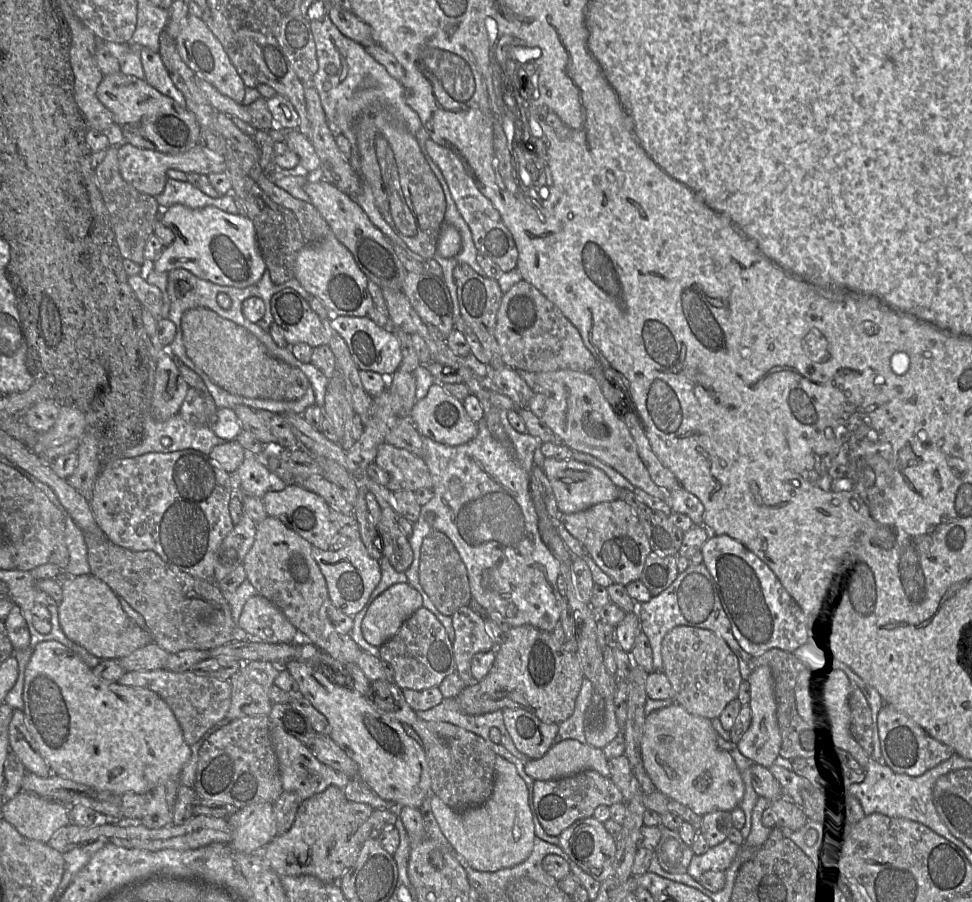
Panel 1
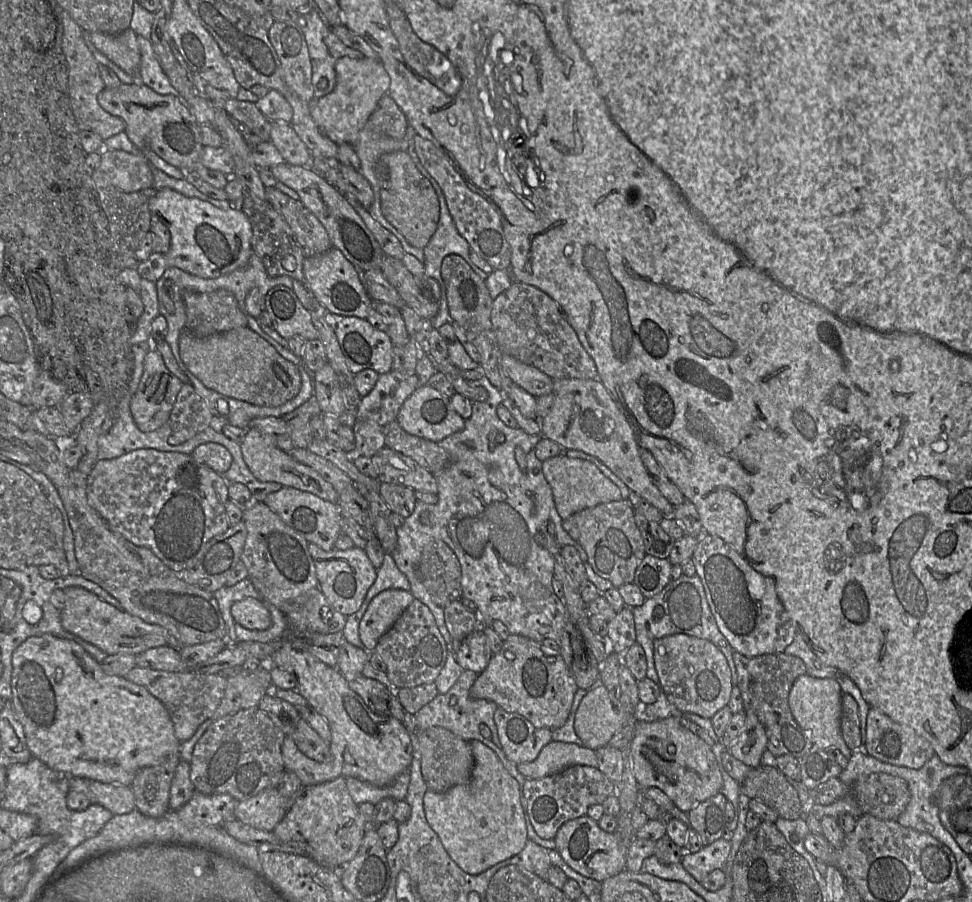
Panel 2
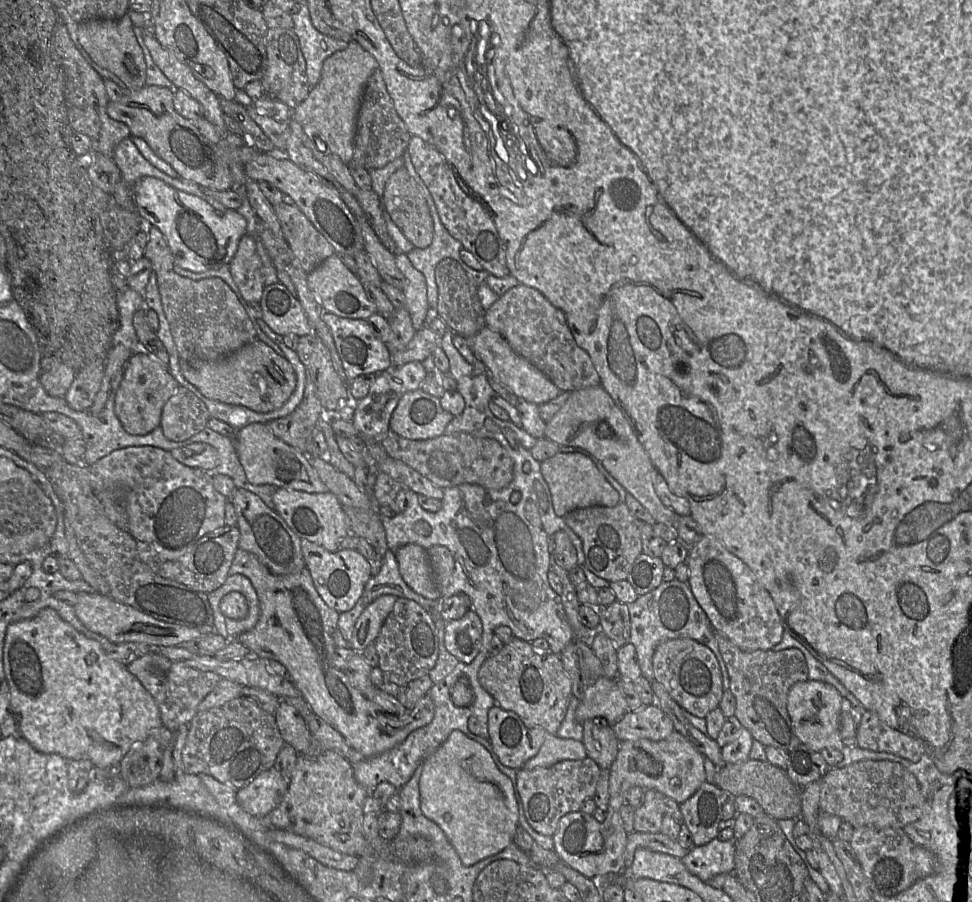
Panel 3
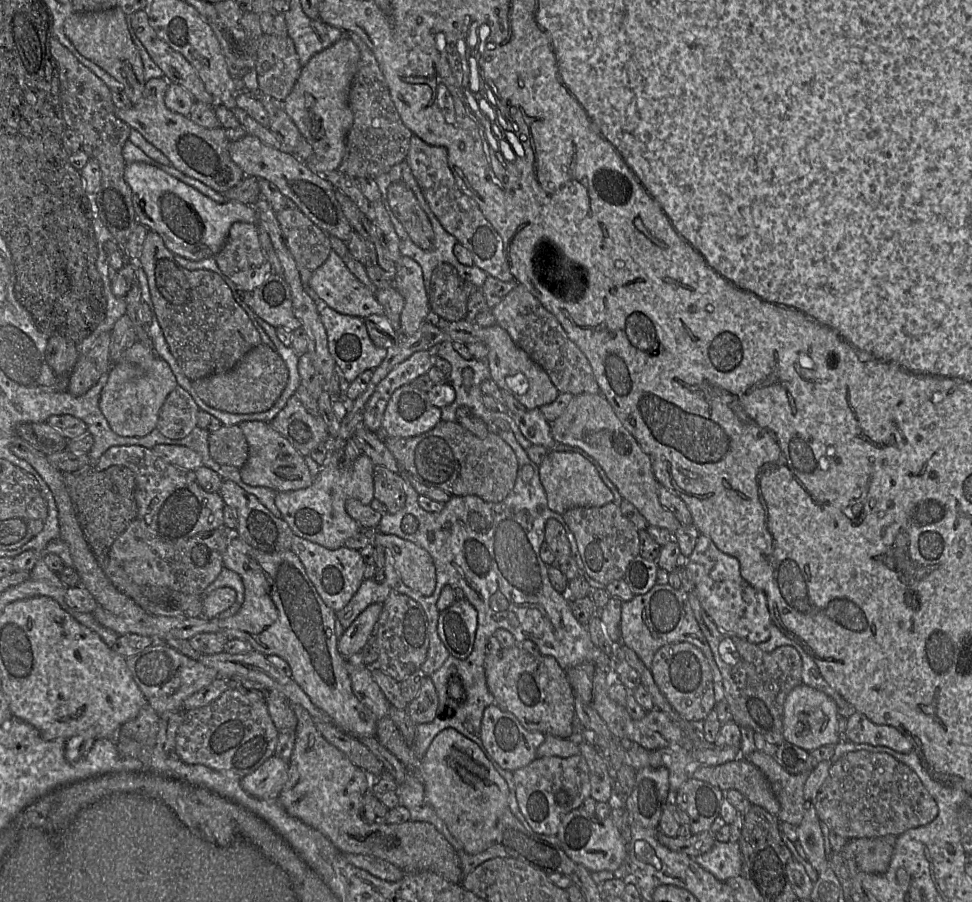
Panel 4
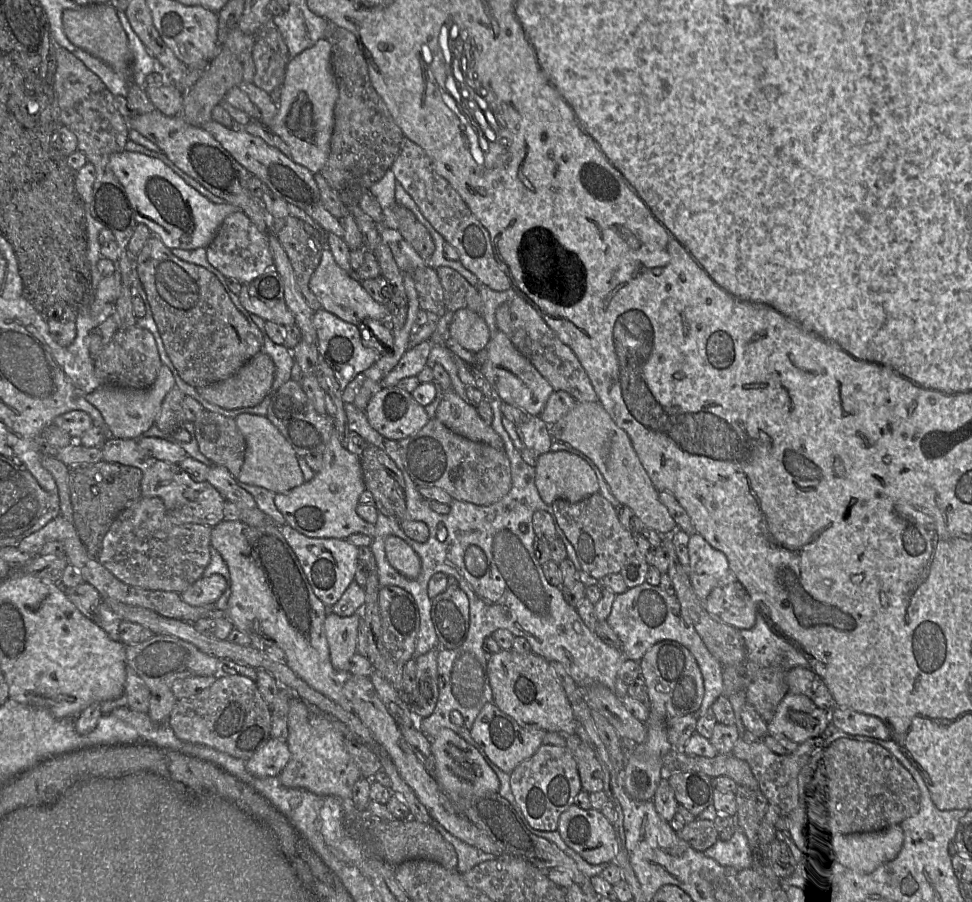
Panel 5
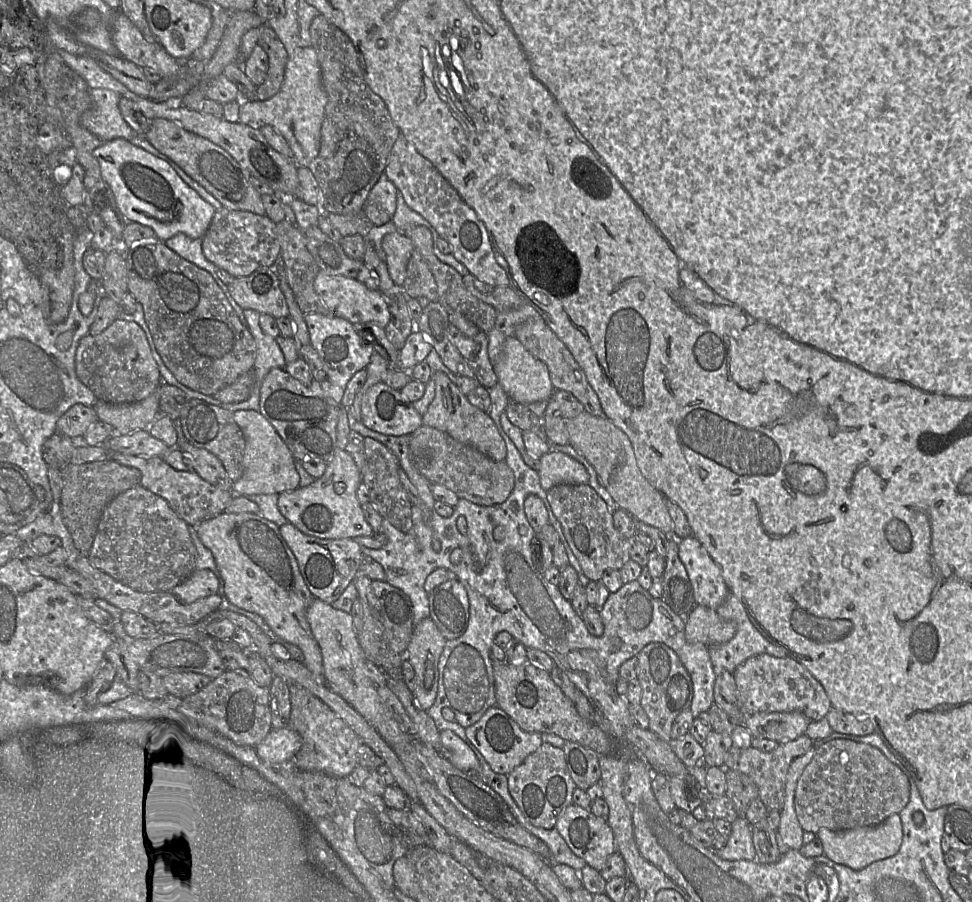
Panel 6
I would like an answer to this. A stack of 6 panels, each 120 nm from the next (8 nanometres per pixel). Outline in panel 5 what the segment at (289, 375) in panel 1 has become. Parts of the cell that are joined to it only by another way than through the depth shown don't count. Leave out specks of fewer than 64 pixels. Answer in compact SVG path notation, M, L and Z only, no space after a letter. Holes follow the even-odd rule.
M260 351L231 377L195 389L208 402L234 410L258 405L270 393L274 377L272 358Z

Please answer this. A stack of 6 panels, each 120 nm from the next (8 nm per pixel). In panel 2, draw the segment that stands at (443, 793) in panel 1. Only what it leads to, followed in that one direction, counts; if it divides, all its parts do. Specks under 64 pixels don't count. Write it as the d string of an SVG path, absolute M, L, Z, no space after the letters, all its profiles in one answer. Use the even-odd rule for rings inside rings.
M439 726L418 730L417 736L421 753L421 772L428 789L442 793L470 781L474 757L469 741Z

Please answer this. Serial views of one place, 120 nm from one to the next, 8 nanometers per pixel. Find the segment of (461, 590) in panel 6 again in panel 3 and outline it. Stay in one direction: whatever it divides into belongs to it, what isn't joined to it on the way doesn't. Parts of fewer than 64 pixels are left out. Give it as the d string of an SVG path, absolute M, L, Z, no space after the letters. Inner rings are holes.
M468 609L462 618L445 623L445 648L459 662L469 664L480 651L482 633L479 616L474 610Z

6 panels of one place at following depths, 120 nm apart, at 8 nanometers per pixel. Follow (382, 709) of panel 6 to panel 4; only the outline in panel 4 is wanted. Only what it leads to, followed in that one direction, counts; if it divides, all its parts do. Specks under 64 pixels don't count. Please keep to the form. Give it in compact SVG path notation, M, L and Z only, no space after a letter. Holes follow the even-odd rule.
M383 603L369 605L338 638L342 656L360 652L372 635L383 609Z

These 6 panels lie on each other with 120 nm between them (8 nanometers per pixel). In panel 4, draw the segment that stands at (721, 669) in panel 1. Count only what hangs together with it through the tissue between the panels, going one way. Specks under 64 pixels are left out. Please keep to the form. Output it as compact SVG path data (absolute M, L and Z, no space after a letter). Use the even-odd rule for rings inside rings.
M689 642L660 647L650 668L653 679L673 709L688 721L704 721L716 704L713 676L702 651Z

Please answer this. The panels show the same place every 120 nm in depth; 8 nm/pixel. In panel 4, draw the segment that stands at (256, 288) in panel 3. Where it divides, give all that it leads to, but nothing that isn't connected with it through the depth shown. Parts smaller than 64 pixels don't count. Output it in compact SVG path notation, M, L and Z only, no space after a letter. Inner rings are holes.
M233 223L223 247L214 258L237 289L253 291L272 273L259 241L256 224Z

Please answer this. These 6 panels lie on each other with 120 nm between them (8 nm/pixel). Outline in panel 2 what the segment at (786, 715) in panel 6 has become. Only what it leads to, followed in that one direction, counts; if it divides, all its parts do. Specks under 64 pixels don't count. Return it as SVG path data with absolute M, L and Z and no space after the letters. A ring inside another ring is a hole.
M804 674L793 683L788 703L793 717L806 732L811 734L811 740L816 748L820 750L838 749L849 759L852 751L841 734L842 693L837 680Z

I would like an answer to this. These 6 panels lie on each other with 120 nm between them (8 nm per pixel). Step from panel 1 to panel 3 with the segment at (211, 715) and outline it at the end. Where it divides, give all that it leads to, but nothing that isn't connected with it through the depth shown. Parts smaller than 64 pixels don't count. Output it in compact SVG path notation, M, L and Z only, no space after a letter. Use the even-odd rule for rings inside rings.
M151 648L148 653L129 663L126 668L151 694L159 709L162 724L171 732L176 732L182 725L190 723L198 713L197 708L200 702L221 679L216 673L203 672L172 662L155 648Z

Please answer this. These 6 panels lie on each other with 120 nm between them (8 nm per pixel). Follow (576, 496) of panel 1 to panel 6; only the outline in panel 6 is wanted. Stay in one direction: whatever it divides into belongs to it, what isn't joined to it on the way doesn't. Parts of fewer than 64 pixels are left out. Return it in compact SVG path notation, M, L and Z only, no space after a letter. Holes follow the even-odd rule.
M549 451L540 458L538 471L540 485L548 491L558 484L588 484L585 467L572 457L557 451Z

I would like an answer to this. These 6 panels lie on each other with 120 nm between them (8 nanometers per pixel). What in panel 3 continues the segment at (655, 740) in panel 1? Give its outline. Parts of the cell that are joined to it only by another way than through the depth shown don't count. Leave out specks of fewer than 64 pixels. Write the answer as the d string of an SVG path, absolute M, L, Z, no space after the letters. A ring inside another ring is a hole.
M673 731L669 737L661 741L638 739L620 742L617 758L609 773L612 782L614 773L617 772L620 778L618 791L621 791L621 799L627 800L628 791L639 786L644 789L655 789L682 804L706 782L704 761L703 754L689 740L678 731Z

